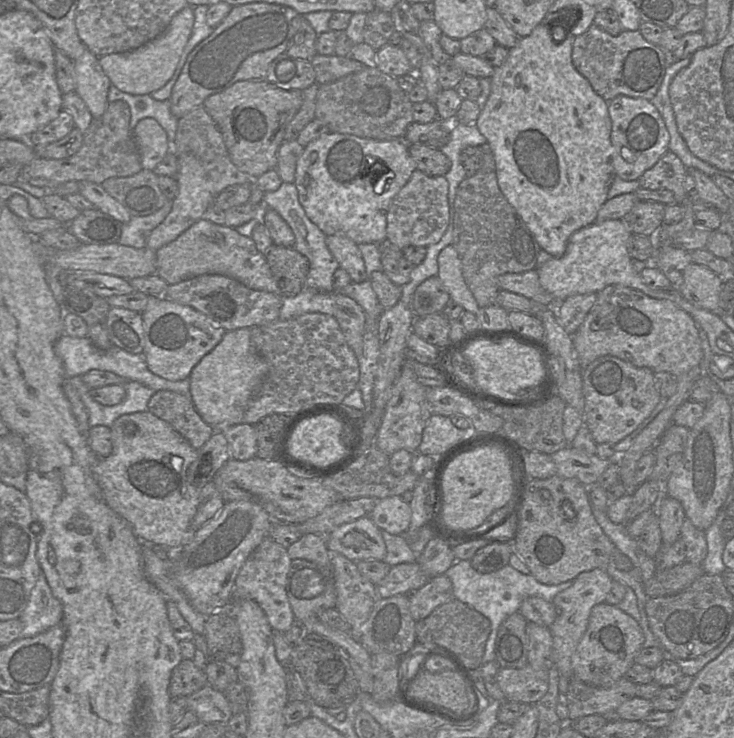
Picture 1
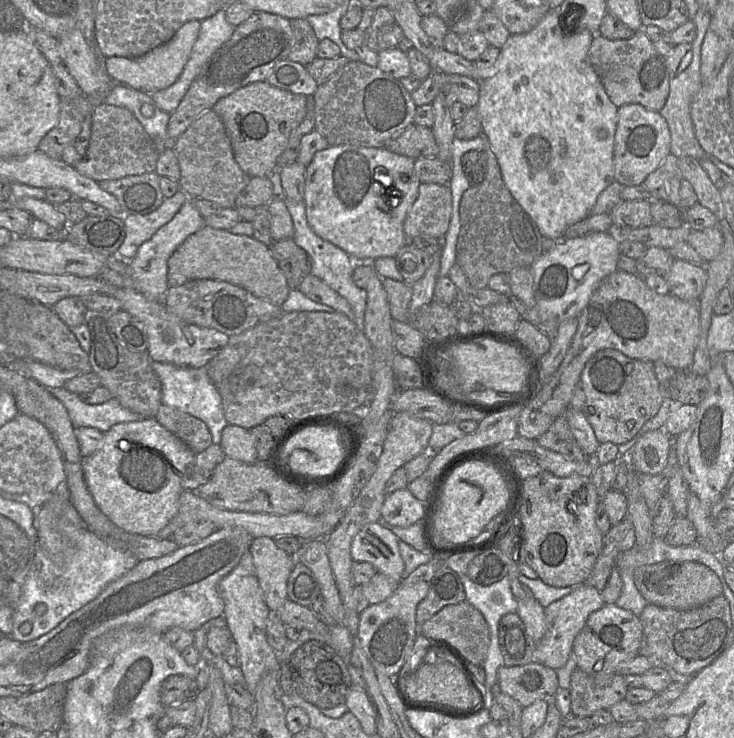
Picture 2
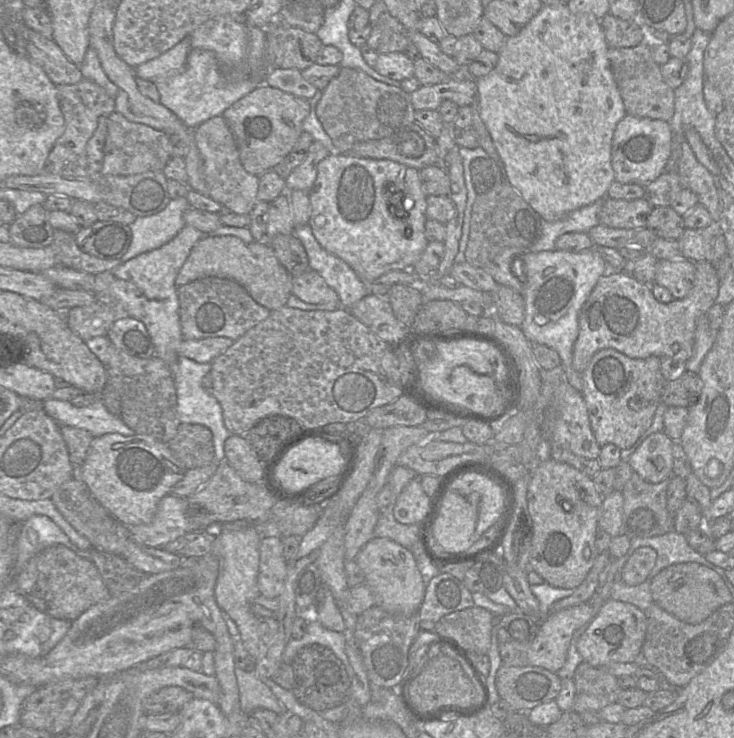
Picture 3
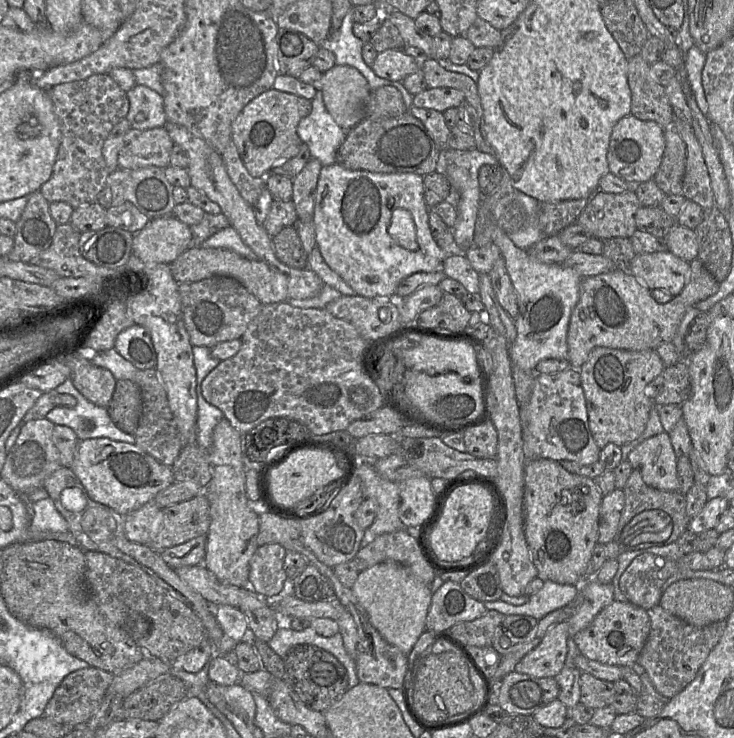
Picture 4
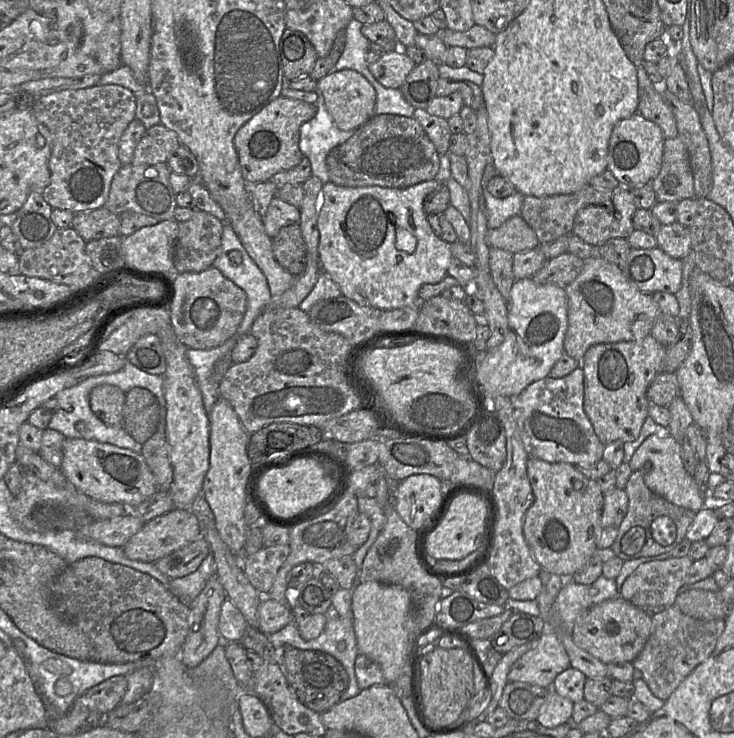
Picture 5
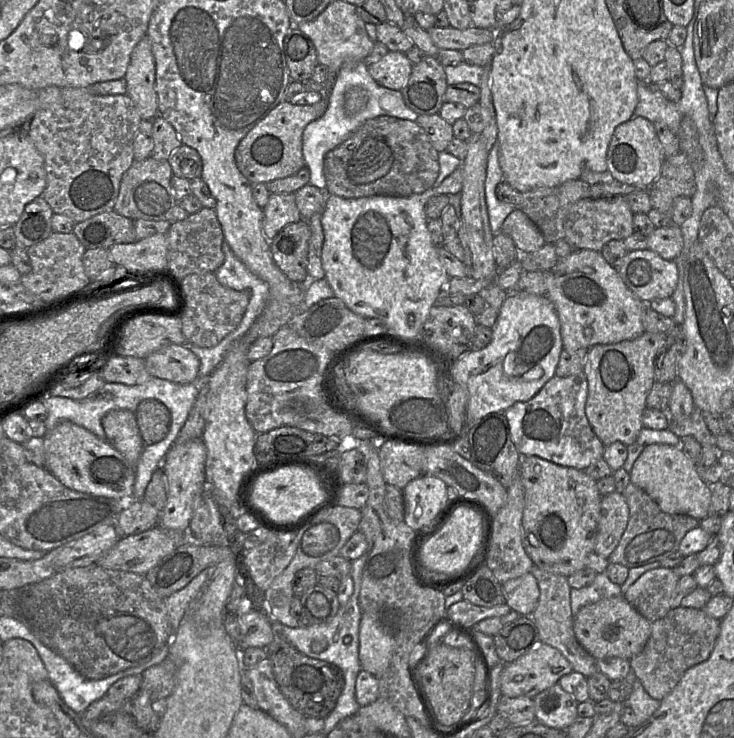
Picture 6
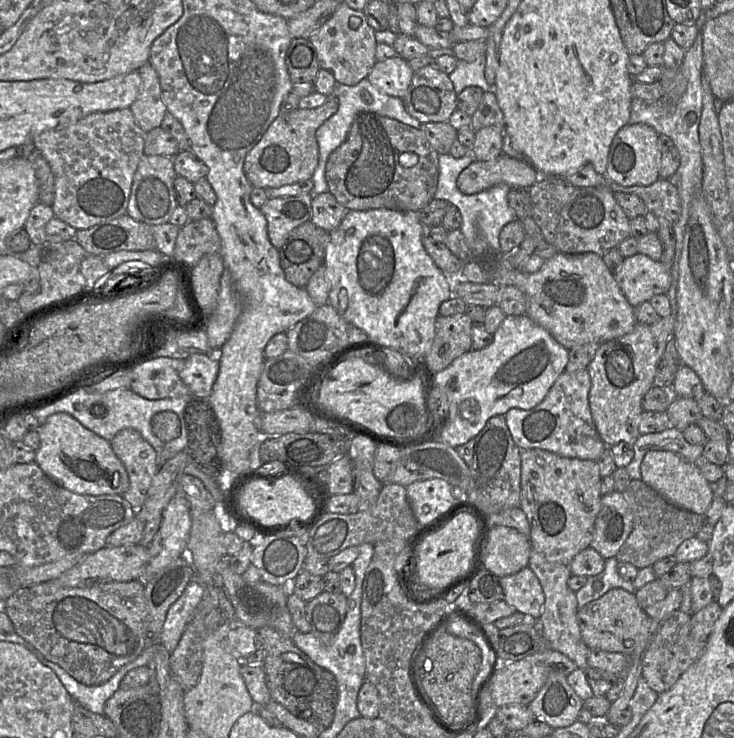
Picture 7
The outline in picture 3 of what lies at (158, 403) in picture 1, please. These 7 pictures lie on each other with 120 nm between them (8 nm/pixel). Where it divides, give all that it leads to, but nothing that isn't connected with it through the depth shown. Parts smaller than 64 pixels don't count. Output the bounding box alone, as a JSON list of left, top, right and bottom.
[168,423,217,470]

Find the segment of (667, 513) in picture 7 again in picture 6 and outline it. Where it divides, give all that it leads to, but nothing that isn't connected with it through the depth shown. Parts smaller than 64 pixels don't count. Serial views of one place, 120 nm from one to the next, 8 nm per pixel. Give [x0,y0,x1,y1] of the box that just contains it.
[608,481,701,569]

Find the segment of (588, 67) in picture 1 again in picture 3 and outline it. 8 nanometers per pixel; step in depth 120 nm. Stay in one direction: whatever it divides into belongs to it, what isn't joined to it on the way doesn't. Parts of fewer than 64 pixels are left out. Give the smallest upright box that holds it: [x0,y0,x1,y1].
[607,42,674,122]

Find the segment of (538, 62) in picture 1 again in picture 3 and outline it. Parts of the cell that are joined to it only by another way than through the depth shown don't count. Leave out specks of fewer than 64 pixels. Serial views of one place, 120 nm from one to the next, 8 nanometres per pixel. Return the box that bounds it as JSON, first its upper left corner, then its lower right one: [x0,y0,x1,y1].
[476,2,627,222]

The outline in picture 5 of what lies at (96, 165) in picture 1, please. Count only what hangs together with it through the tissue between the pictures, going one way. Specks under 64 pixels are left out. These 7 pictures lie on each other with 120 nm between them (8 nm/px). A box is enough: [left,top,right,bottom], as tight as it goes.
[131,123,181,164]

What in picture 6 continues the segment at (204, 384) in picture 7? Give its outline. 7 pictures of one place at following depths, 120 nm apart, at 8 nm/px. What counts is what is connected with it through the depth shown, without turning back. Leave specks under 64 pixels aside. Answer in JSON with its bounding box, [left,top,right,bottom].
[144,344,200,384]

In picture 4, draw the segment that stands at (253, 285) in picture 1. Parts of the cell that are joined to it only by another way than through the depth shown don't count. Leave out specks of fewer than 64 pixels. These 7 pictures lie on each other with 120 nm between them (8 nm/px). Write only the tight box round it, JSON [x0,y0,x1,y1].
[170,246,288,304]

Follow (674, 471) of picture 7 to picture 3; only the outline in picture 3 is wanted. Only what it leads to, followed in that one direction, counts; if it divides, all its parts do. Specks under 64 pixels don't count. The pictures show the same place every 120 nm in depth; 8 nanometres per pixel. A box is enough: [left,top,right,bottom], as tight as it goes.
[627,431,673,483]

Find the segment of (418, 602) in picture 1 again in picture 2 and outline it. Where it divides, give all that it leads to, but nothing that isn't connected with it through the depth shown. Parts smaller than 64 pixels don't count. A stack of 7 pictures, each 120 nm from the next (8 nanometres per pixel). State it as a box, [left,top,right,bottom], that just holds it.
[416,564,466,625]

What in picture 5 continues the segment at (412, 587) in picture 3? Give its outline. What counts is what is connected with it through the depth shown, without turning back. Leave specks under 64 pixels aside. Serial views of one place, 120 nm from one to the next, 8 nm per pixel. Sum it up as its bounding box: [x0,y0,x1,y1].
[352,582,415,684]

